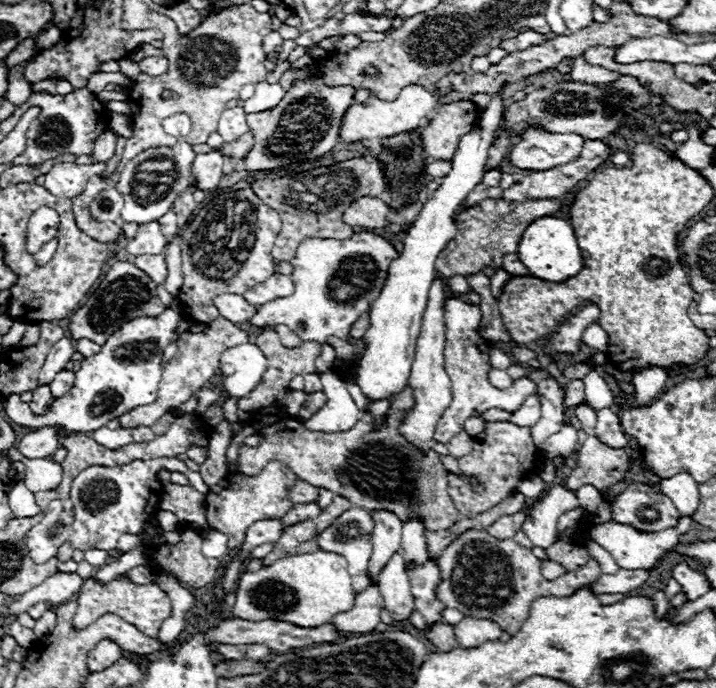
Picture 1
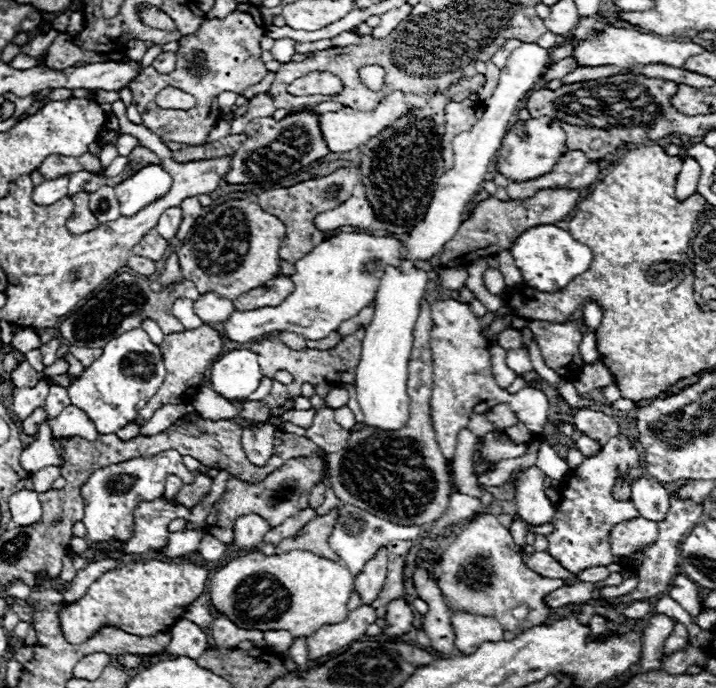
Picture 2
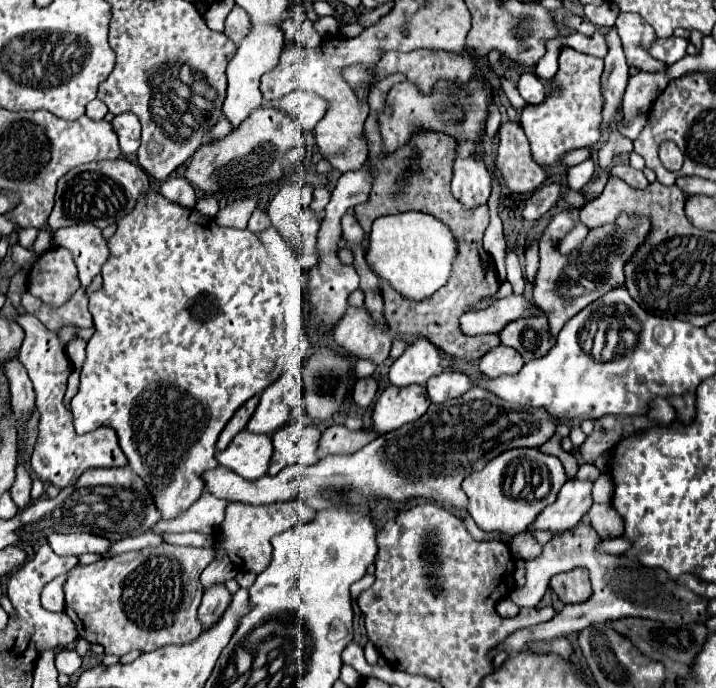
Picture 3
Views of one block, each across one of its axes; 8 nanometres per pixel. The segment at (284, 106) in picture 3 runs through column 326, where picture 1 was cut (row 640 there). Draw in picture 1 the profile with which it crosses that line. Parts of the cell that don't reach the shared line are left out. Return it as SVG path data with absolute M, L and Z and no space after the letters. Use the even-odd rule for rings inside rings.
M102 640L100 644L96 644L90 652L88 652L88 670L90 672L100 672L104 668L108 668L112 662L120 660L122 650L118 648L118 644L110 642L110 640Z

